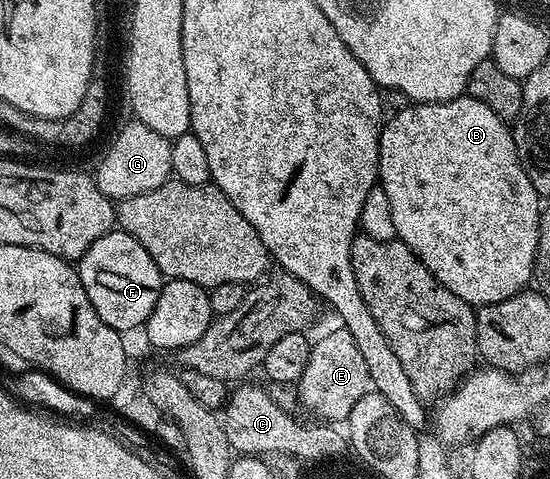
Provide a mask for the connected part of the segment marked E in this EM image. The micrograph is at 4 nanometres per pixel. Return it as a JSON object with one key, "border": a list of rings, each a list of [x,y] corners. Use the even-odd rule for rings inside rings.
{"border":[[[344,328],[337,329],[328,331],[319,342],[311,345],[308,368],[304,368],[304,376],[296,384],[301,409],[311,410],[315,414],[313,417],[318,420],[349,418],[352,404],[372,390],[364,356],[360,356],[360,348],[356,348],[352,332]]]}

